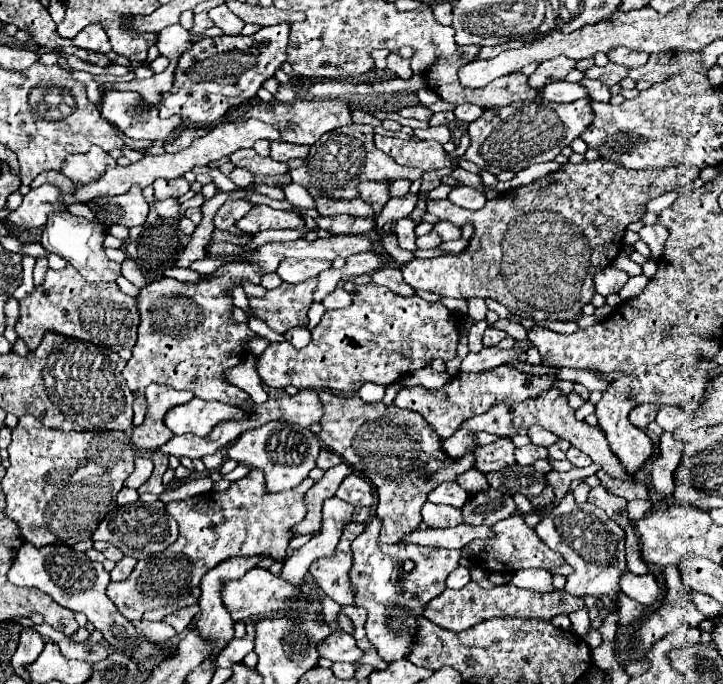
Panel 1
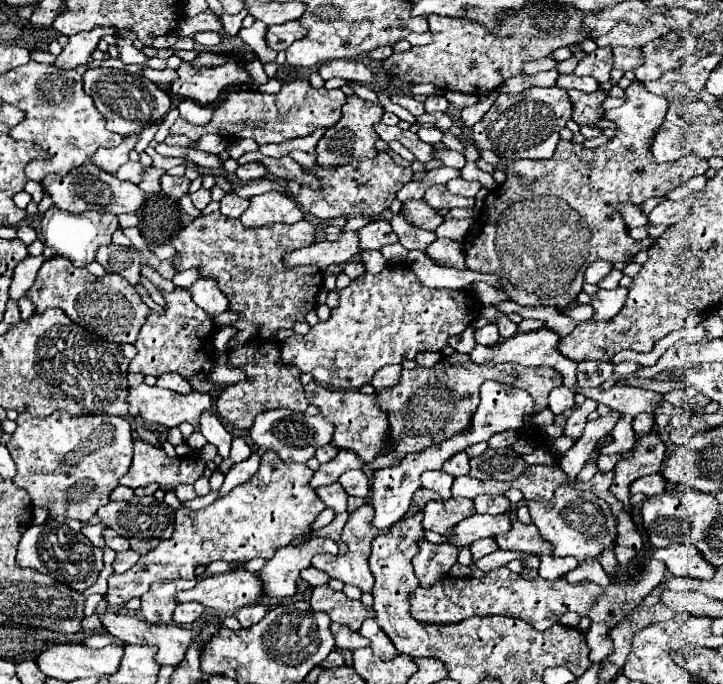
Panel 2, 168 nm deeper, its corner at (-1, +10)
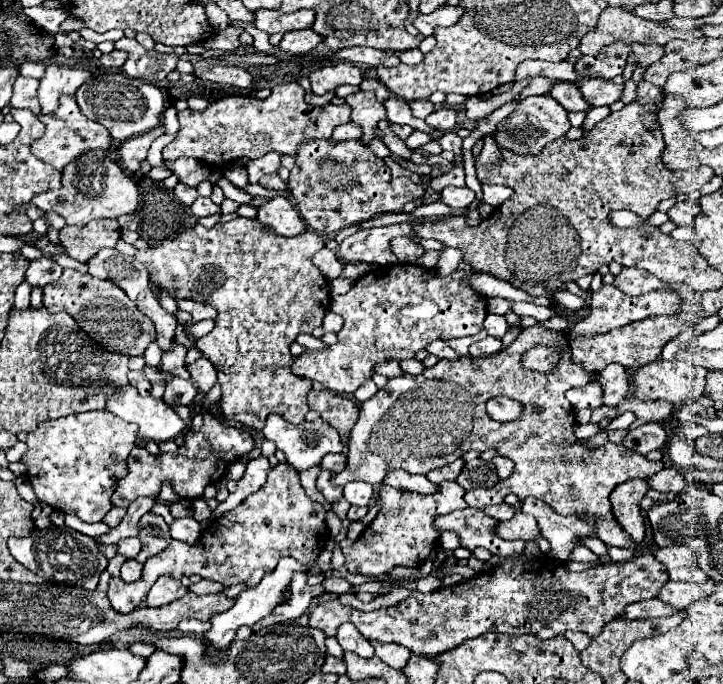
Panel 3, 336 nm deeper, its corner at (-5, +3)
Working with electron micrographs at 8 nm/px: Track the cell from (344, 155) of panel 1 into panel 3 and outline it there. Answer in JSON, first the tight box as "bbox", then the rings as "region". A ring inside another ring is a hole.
{"bbox":[345,92,385,144],"region":[[[357,92],[357,94],[349,94],[345,98],[345,102],[351,106],[351,122],[359,124],[363,128],[363,136],[361,142],[367,144],[369,140],[375,138],[375,130],[377,130],[377,122],[385,120],[383,112],[383,104],[379,104],[375,100],[375,96],[371,92]]]}

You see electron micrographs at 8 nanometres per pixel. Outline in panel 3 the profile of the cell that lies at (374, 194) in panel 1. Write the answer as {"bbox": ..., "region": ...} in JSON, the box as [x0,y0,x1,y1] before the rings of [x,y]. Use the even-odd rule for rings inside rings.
{"bbox":[289,140,425,234],"region":[[[359,140],[305,142],[295,154],[295,166],[289,176],[289,190],[305,224],[319,234],[333,234],[373,216],[399,212],[405,202],[425,194],[425,188],[415,184],[409,176],[393,178],[389,166]],[[327,180],[343,180],[343,184],[331,186]]]}

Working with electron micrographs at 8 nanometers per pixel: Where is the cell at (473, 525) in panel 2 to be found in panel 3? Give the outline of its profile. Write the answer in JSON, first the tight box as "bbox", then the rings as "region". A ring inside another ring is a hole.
{"bbox":[495,512,549,554],"region":[[[517,512],[507,522],[499,522],[495,526],[495,534],[499,534],[505,540],[525,540],[525,542],[527,540],[535,540],[541,546],[543,554],[547,554],[547,550],[549,550],[547,540],[539,536],[539,528],[537,528],[535,518],[533,516],[527,516],[523,512]]]}

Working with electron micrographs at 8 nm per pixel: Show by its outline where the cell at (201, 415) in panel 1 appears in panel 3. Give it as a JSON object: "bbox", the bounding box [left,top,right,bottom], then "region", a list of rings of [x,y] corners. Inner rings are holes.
{"bbox":[107,386,185,442],"region":[[[133,386],[107,400],[107,410],[125,422],[139,426],[139,436],[155,442],[173,440],[185,430],[183,418],[161,398],[141,396]]]}

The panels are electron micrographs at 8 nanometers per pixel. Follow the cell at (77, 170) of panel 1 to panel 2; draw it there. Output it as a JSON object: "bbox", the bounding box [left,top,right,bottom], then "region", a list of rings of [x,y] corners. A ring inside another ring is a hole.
{"bbox":[91,135,139,173],"region":[[[129,135],[121,141],[121,145],[111,147],[111,149],[97,149],[95,155],[91,157],[91,161],[95,165],[99,165],[103,171],[107,173],[115,173],[121,165],[125,165],[129,161],[129,153],[133,151],[135,143],[139,141],[139,135]]]}

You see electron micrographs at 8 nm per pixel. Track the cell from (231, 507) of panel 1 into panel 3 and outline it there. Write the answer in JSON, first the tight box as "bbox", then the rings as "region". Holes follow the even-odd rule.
{"bbox":[107,462,329,614],"region":[[[277,462],[269,470],[265,486],[247,496],[235,510],[213,520],[213,524],[209,524],[195,544],[173,540],[161,554],[155,554],[145,562],[139,582],[127,584],[121,578],[111,578],[107,598],[117,612],[127,614],[143,602],[147,588],[151,588],[159,576],[180,580],[183,576],[199,574],[201,578],[217,580],[223,586],[233,586],[239,582],[255,586],[263,574],[277,566],[279,558],[283,556],[311,564],[321,550],[325,550],[329,540],[325,516],[327,510],[305,494],[299,482],[299,472],[291,468],[289,462]]]}

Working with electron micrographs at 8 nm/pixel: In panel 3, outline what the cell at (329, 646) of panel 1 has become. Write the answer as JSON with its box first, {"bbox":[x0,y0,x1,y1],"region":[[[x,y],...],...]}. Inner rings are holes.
{"bbox":[335,622,375,658],"region":[[[351,622],[341,624],[335,638],[337,638],[337,642],[341,644],[343,650],[351,650],[351,652],[359,654],[361,658],[371,658],[371,656],[375,656],[371,642],[365,640],[365,638],[359,634],[359,630],[357,630]]]}

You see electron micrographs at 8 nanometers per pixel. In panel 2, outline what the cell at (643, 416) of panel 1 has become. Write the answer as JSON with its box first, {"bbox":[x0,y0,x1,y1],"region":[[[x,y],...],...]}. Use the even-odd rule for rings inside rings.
{"bbox":[633,413,655,435],"region":[[[641,413],[633,419],[633,431],[637,435],[645,435],[645,433],[651,433],[653,431],[653,423],[655,423],[655,415],[649,415],[649,413]]]}

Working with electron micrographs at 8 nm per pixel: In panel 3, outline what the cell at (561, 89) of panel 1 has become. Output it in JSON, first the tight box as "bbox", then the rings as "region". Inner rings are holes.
{"bbox":[579,80,623,106],"region":[[[583,80],[579,82],[579,90],[591,106],[611,106],[619,100],[623,86],[617,86],[611,80]]]}

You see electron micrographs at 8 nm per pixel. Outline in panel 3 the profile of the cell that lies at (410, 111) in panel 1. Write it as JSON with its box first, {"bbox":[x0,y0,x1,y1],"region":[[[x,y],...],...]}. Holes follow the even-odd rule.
{"bbox":[383,96,433,132],"region":[[[391,96],[383,102],[383,106],[387,110],[387,120],[389,122],[409,124],[413,130],[421,130],[421,132],[431,132],[433,130],[429,124],[425,124],[425,120],[419,120],[419,118],[413,116],[413,110],[405,100],[399,100],[399,98]]]}

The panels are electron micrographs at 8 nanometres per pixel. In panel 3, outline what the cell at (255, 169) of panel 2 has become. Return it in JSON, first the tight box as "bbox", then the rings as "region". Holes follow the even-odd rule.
{"bbox":[259,174,287,190],"region":[[[267,174],[263,176],[263,180],[259,180],[259,184],[269,190],[287,190],[287,184],[279,178],[279,174]]]}

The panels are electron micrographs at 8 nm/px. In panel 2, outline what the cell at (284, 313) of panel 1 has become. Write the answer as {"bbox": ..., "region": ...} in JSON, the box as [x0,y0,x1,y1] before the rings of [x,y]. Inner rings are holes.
{"bbox":[171,211,323,429],"region":[[[219,211],[201,215],[199,219],[193,219],[187,227],[179,231],[179,235],[171,241],[171,245],[177,251],[177,257],[173,259],[175,271],[185,271],[185,269],[199,269],[199,277],[215,279],[219,289],[225,293],[229,299],[229,311],[239,313],[241,319],[231,323],[231,327],[237,329],[237,333],[231,337],[227,343],[227,357],[231,367],[239,367],[245,371],[247,379],[239,381],[235,385],[225,387],[217,395],[219,403],[219,417],[223,423],[229,423],[229,427],[235,429],[249,429],[255,421],[255,417],[267,409],[291,409],[291,411],[305,411],[307,409],[307,399],[303,393],[303,385],[299,381],[301,371],[293,369],[293,365],[283,363],[281,353],[279,353],[279,339],[277,331],[279,329],[289,329],[297,321],[305,321],[305,315],[317,307],[317,295],[323,287],[323,273],[315,265],[305,265],[305,267],[287,267],[283,263],[283,257],[293,251],[301,249],[315,243],[315,229],[309,221],[299,221],[293,225],[271,225],[271,227],[259,227],[259,229],[247,229],[239,219],[225,217]]]}

